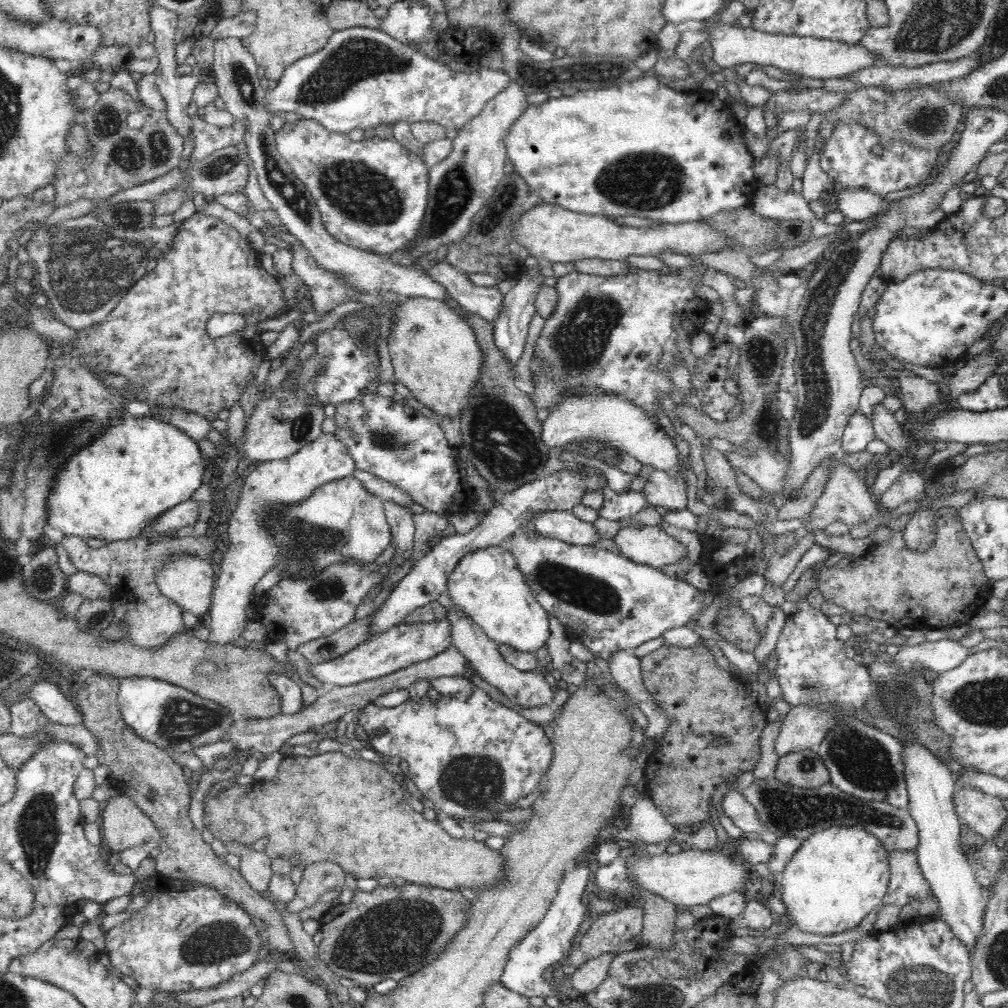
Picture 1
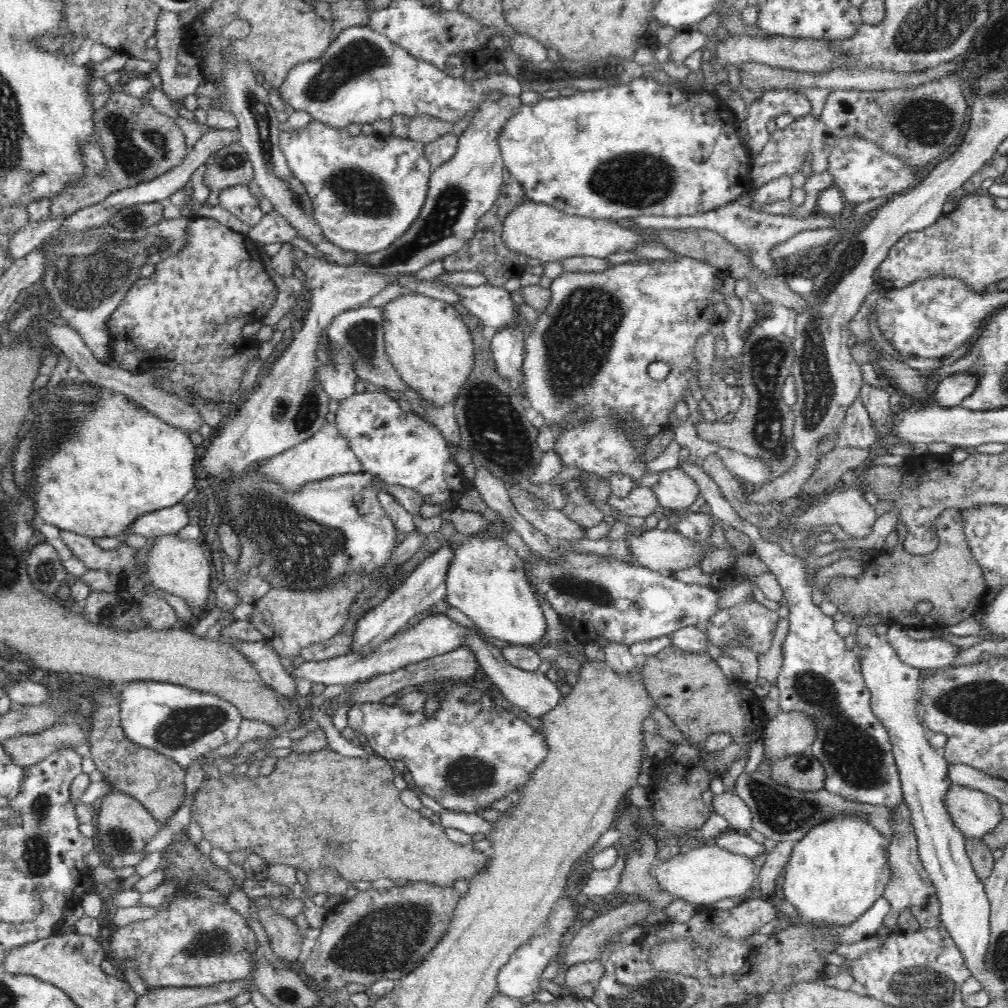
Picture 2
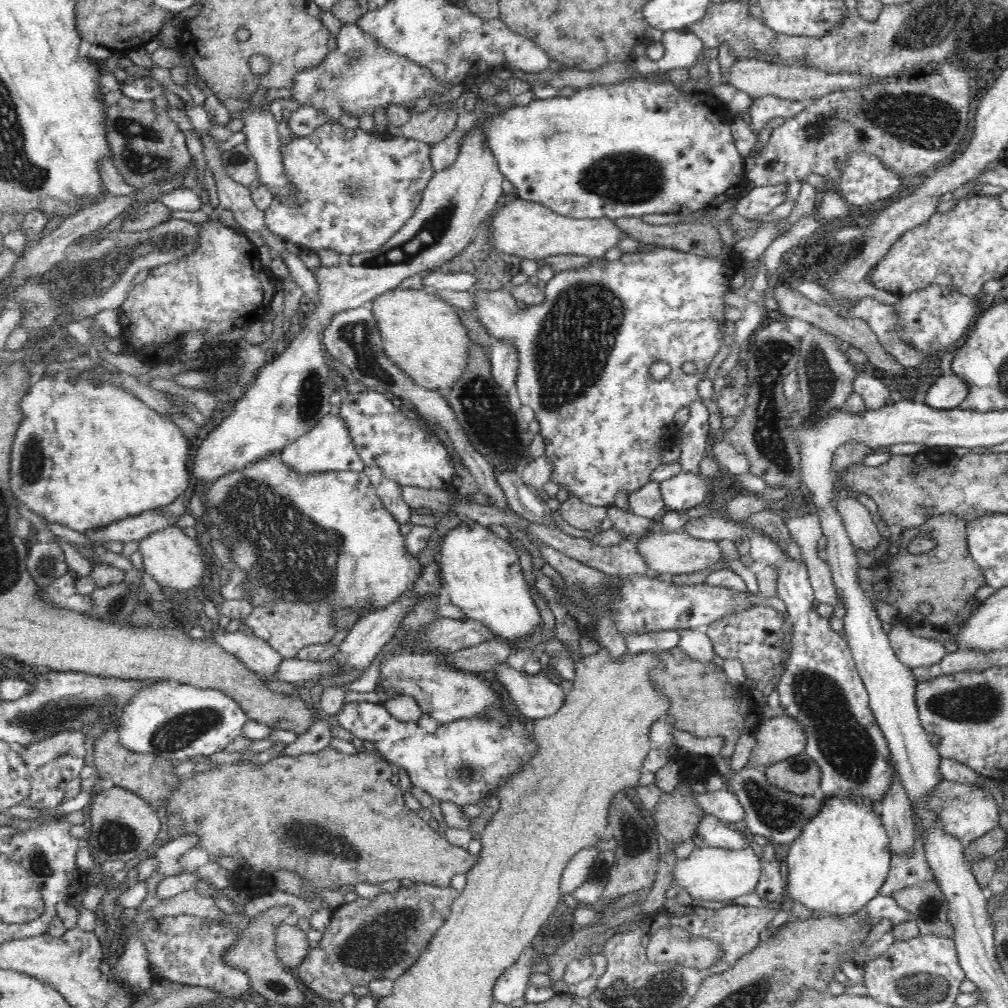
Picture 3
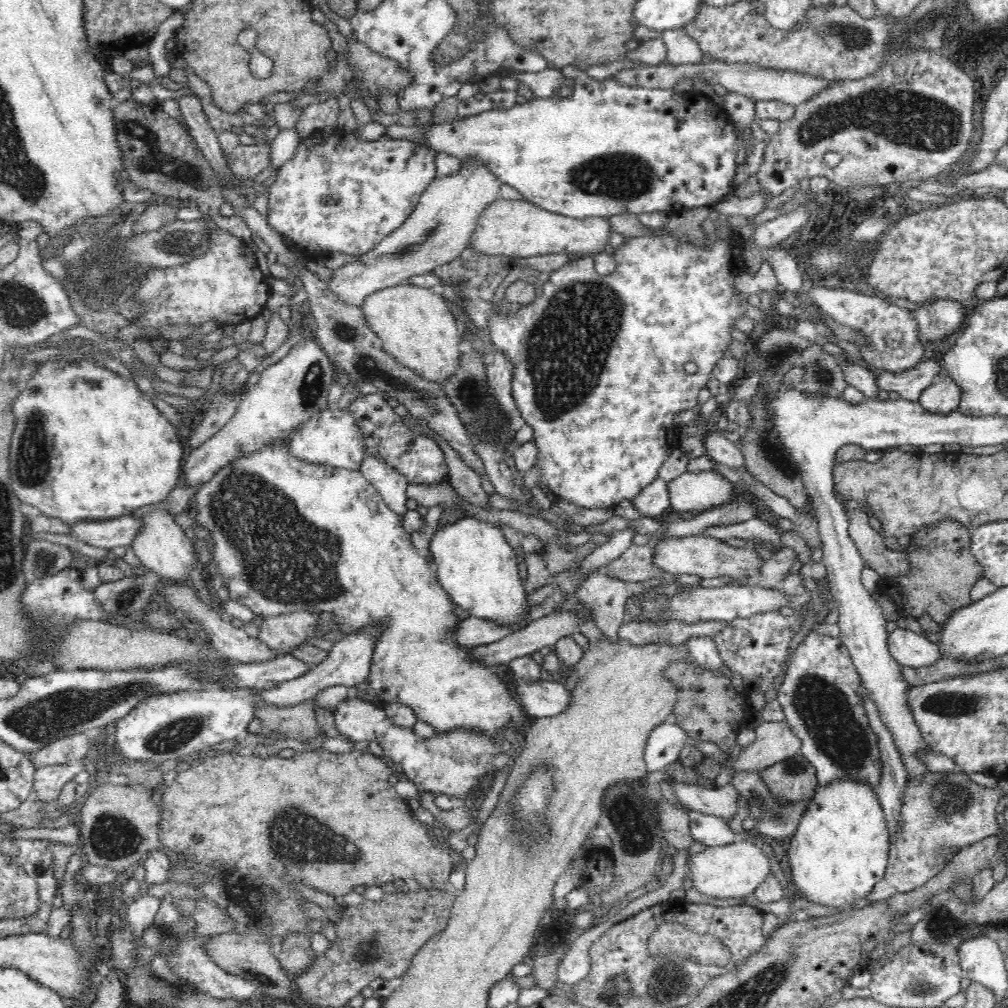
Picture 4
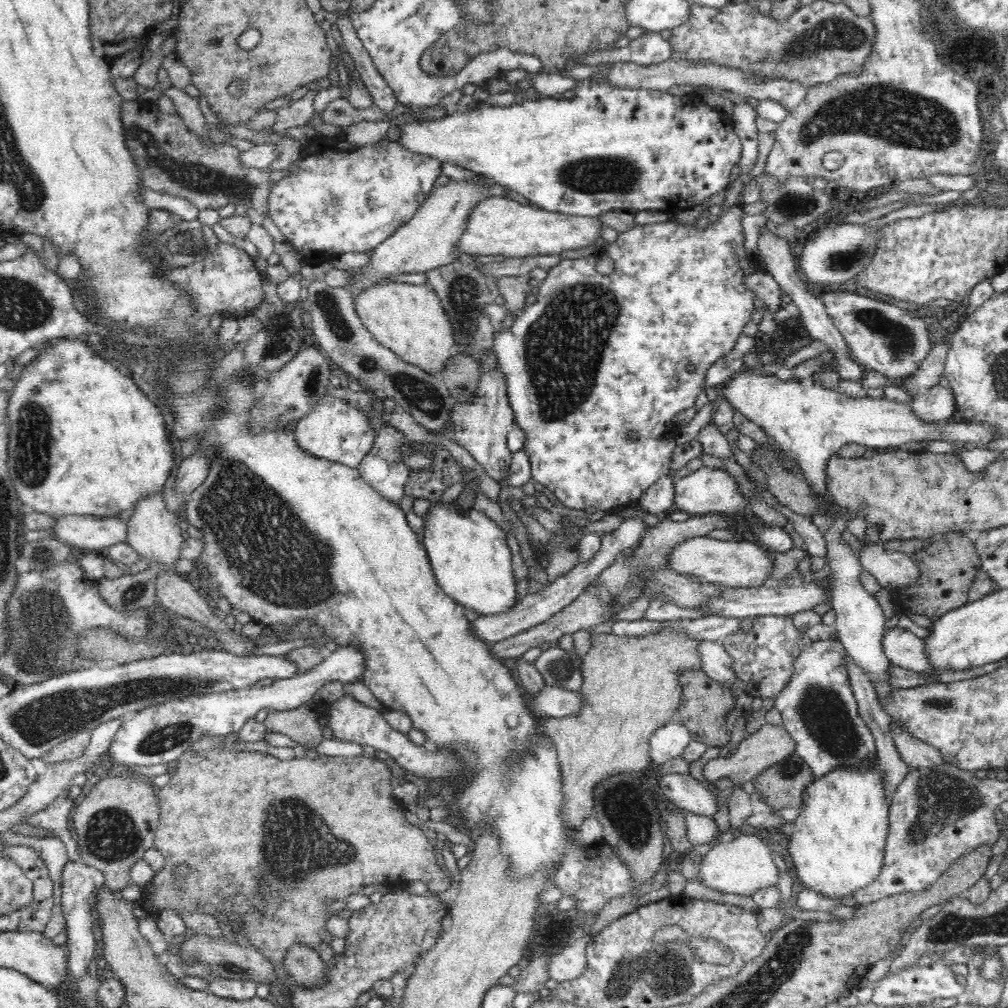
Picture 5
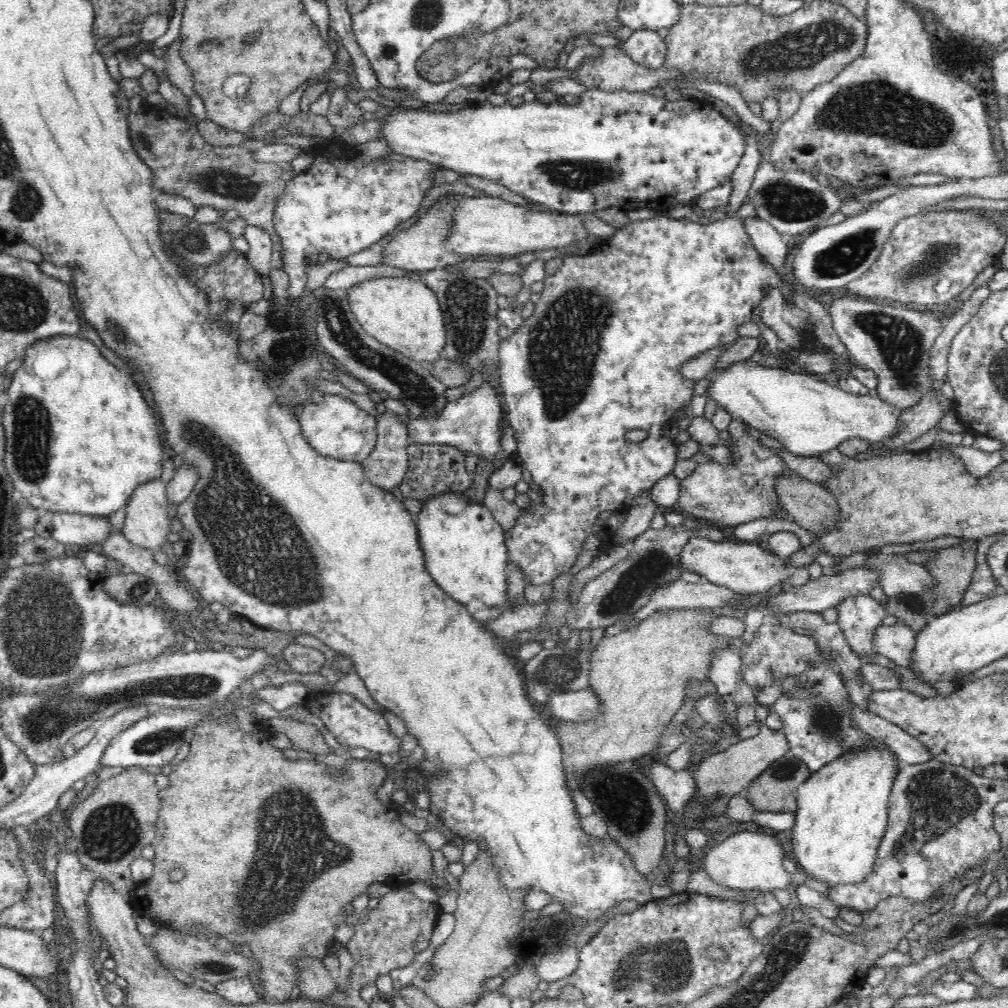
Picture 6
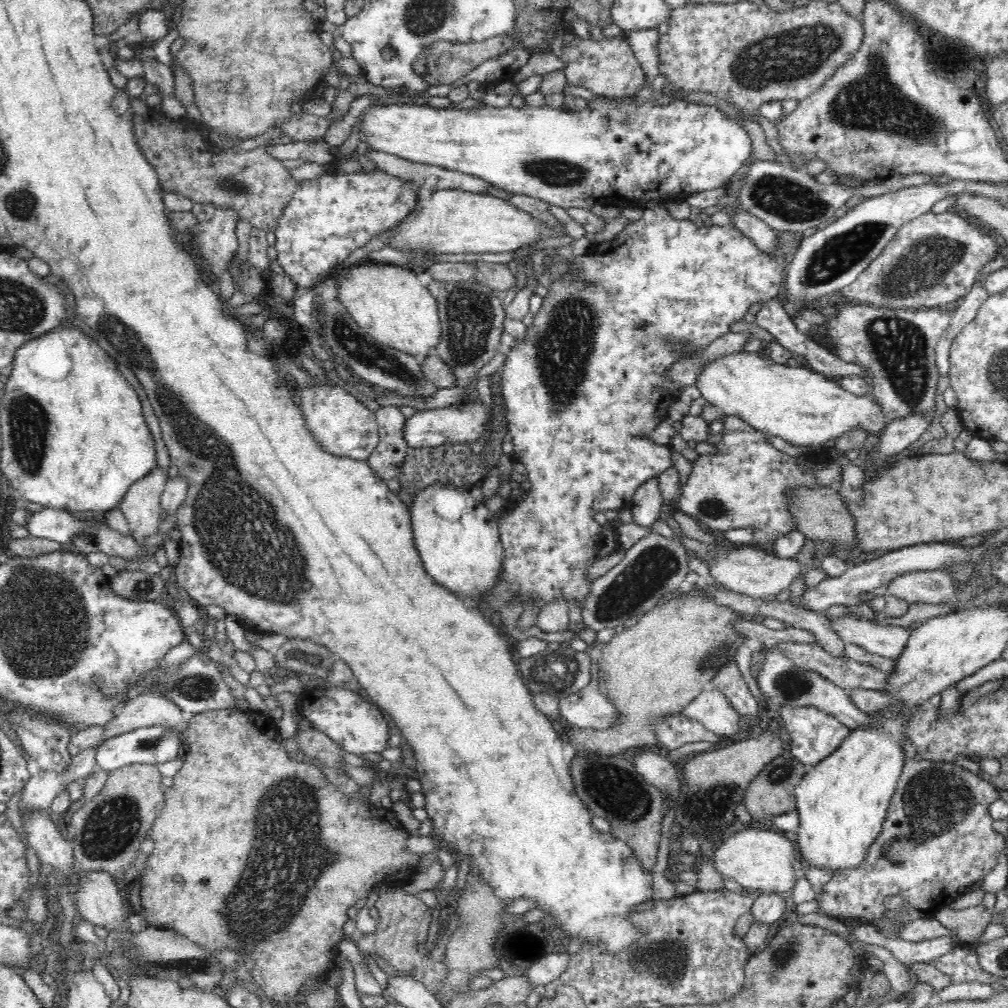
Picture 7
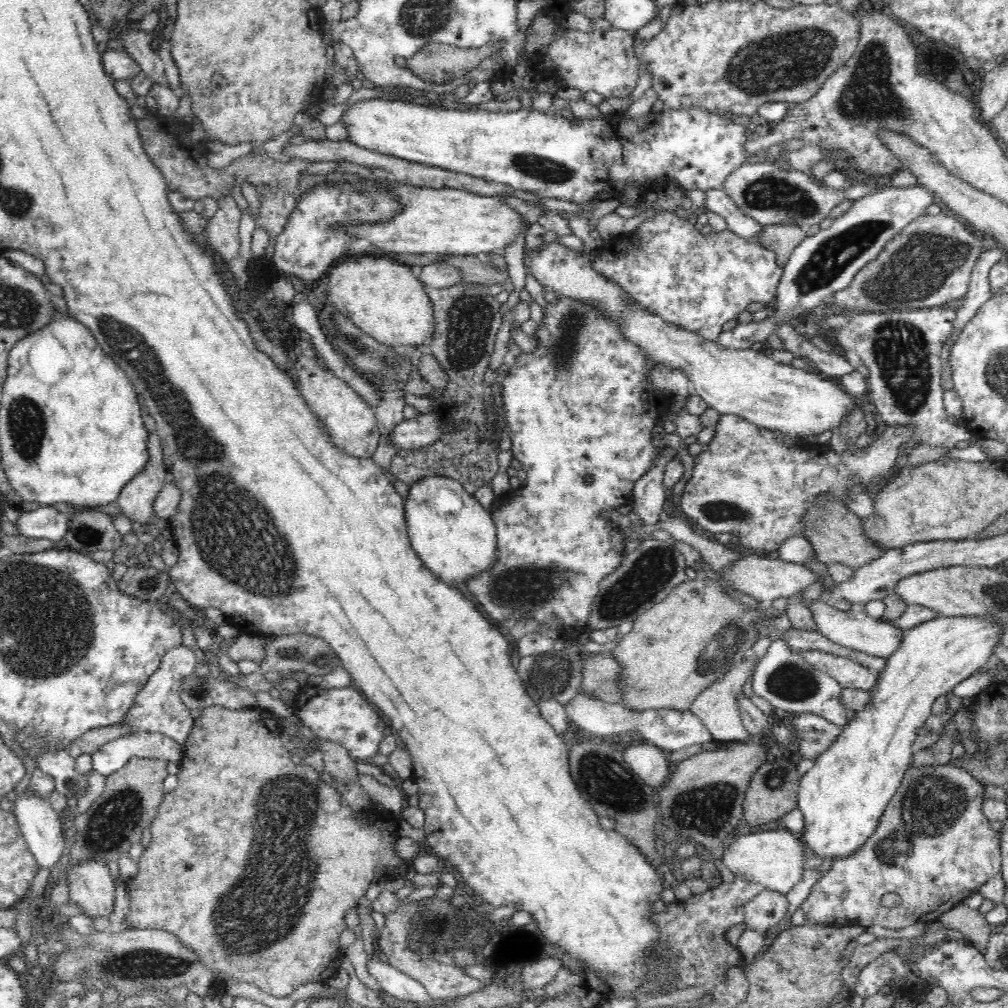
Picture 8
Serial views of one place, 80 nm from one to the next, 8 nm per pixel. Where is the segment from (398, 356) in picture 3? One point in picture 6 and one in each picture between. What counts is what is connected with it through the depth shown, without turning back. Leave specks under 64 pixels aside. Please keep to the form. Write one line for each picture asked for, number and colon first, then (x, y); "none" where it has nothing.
4: (415, 325)
5: (409, 319)
6: (401, 312)

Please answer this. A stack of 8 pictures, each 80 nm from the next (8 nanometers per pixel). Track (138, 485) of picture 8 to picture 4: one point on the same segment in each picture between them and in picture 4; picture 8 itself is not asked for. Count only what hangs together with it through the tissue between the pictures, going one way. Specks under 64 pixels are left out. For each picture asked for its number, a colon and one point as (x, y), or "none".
4: (161, 544)
5: (152, 530)
6: (146, 524)
7: (141, 504)

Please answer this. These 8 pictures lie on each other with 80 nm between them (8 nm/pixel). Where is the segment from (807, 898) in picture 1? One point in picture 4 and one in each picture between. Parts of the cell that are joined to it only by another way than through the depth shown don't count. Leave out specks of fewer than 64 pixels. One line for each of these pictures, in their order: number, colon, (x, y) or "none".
2: (835, 873)
3: (839, 862)
4: (839, 852)

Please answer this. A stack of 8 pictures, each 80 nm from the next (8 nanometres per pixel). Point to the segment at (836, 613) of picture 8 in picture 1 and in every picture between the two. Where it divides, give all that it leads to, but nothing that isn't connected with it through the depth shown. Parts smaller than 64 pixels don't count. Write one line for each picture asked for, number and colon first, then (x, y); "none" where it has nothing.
1: (934, 657)
2: (929, 653)
3: (913, 651)
4: (907, 648)
5: (903, 648)
6: (896, 642)
7: (854, 629)

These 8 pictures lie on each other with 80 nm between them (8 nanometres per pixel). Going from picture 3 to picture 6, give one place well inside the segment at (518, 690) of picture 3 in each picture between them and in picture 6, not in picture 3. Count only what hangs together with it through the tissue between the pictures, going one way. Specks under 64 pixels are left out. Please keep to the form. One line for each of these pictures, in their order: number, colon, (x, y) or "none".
4: (543, 699)
5: (554, 702)
6: (575, 706)

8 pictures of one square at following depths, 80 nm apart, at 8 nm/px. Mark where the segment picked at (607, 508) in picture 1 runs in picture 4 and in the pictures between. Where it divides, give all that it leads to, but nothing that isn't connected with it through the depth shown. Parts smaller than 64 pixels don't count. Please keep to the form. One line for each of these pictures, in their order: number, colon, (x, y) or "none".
2: (642, 501)
3: (647, 502)
4: (653, 500)

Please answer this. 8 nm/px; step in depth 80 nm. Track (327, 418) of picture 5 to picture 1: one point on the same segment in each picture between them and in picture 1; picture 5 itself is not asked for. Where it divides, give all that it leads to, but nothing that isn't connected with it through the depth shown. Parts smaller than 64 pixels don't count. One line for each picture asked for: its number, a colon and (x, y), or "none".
1: (252, 552)
2: (325, 454)
3: (328, 446)
4: (333, 438)

